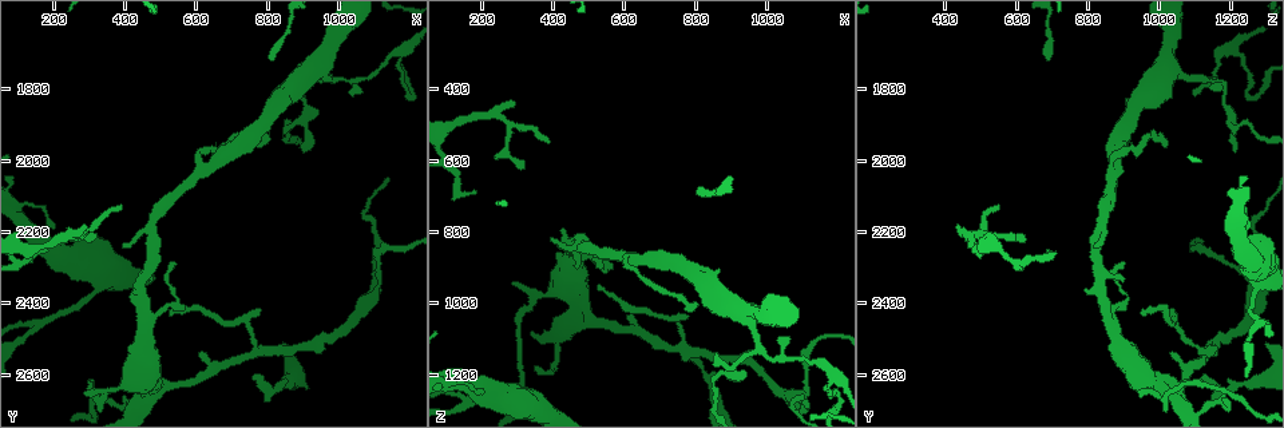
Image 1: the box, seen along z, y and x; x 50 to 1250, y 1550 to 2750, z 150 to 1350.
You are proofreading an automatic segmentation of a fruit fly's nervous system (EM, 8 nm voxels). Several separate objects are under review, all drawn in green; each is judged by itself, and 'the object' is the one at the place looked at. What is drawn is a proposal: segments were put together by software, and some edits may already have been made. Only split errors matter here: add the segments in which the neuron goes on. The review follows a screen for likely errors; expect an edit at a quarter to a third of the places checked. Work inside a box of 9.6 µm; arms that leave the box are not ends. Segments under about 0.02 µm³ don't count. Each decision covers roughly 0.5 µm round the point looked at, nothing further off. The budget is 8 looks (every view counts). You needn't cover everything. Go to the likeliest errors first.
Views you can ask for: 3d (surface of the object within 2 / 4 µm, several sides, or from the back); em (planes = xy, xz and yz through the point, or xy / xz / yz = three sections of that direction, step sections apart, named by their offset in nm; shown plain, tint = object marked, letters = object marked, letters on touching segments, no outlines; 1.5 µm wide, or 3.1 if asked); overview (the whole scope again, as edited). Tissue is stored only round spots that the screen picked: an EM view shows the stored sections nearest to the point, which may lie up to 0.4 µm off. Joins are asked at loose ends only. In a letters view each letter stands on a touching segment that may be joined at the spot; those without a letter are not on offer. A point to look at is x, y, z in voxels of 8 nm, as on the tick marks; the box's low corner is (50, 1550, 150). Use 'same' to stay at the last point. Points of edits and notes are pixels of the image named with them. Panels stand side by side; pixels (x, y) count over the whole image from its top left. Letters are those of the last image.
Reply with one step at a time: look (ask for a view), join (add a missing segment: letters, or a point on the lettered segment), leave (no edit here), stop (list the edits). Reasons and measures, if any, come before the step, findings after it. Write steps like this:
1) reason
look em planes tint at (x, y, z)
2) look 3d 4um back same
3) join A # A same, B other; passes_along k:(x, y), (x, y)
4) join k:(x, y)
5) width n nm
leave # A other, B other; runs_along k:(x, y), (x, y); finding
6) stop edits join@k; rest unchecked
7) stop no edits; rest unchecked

free end
look em planes letters at (190, 2250, 690)

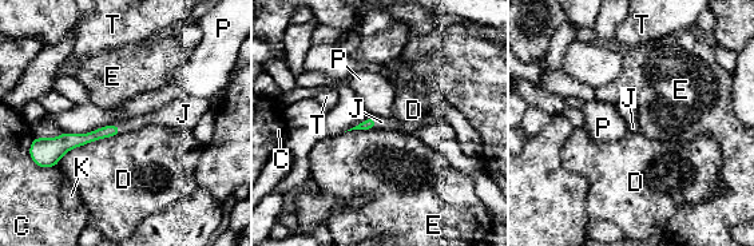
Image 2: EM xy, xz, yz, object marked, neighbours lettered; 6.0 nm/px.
leave # C other, D other, E other, J other, K other, P other, T other; runs_along 2:(115, 130), (48, 146); none of them fits

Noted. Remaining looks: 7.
thin end
look em planes letters at (390, 2120, 550)

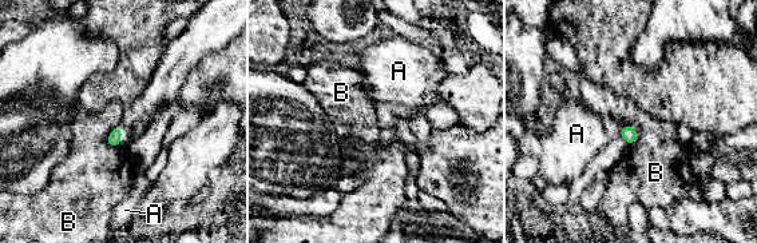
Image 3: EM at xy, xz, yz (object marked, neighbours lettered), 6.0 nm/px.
width 80 nm
leave # A other, B other; border 3:(118, 124), (106, 139), (115, 147); no lettered segment goes on from it

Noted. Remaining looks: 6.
an open end
look em planes letters at (600, 2540, 1050)

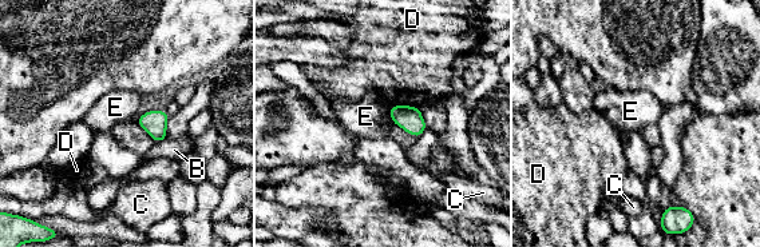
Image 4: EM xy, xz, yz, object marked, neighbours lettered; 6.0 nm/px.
width 120 nm
leave # B other, C other, D other, E other; border 4:(392, 106), (388, 115); no lettered segment goes on from it

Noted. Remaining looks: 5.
stop no edits; rest unchecked

